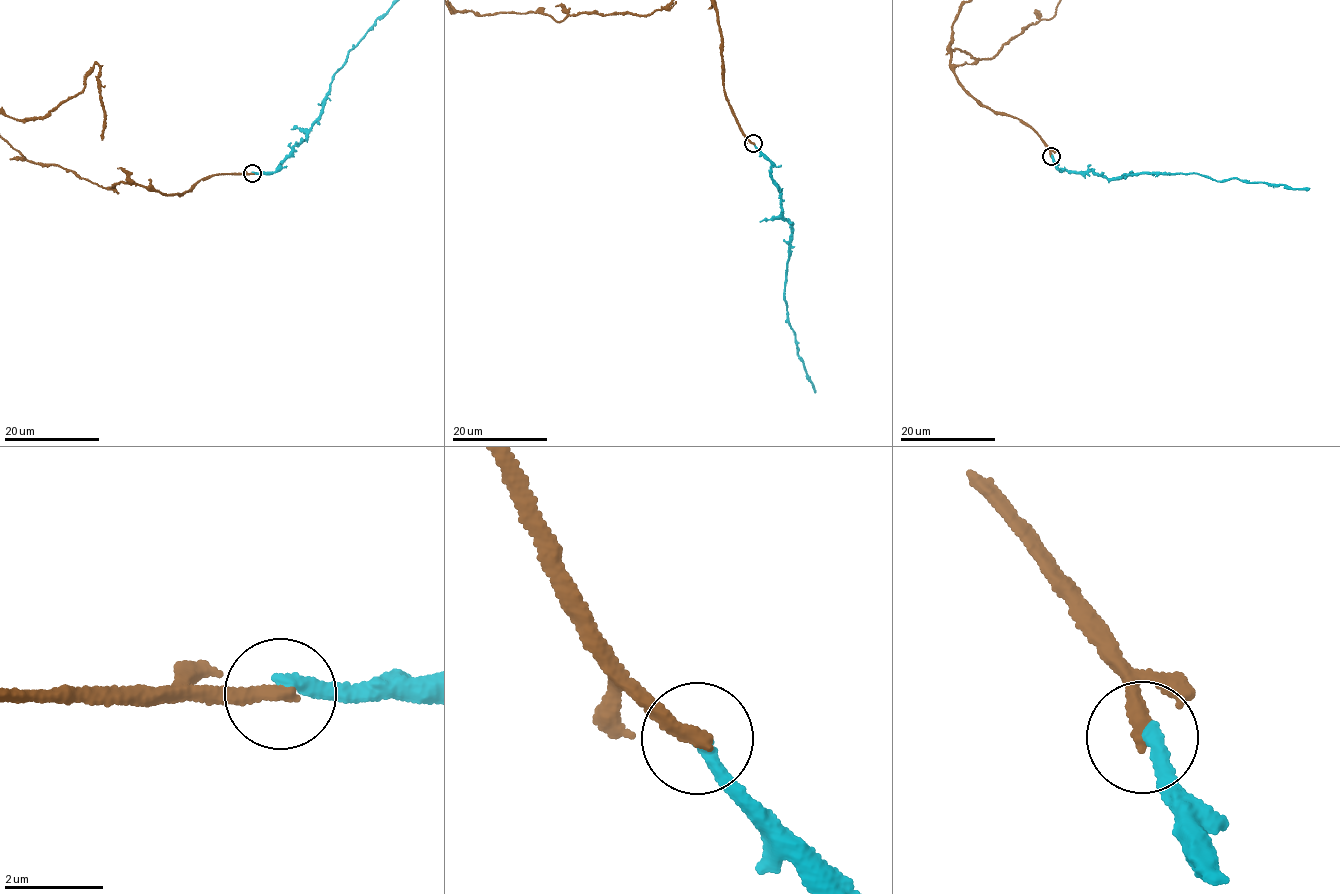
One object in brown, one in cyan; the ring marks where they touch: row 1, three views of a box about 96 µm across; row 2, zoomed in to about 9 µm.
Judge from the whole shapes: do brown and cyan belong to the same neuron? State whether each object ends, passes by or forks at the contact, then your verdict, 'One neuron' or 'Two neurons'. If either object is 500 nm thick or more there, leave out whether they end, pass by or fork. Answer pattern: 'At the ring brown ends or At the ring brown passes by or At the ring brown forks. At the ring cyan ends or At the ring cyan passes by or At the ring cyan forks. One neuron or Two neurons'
At the ring brown ends. At the ring cyan ends. Two neurons

